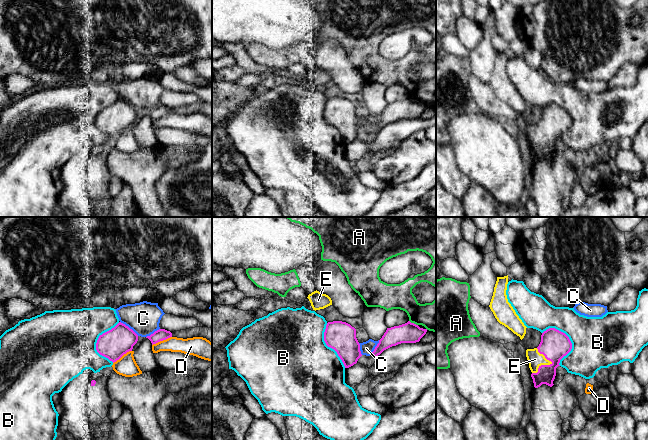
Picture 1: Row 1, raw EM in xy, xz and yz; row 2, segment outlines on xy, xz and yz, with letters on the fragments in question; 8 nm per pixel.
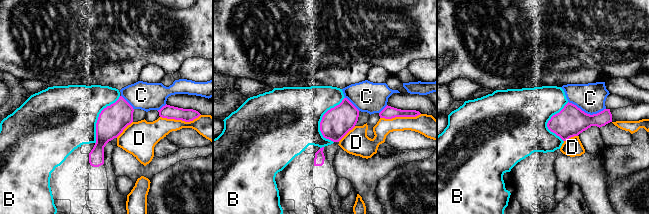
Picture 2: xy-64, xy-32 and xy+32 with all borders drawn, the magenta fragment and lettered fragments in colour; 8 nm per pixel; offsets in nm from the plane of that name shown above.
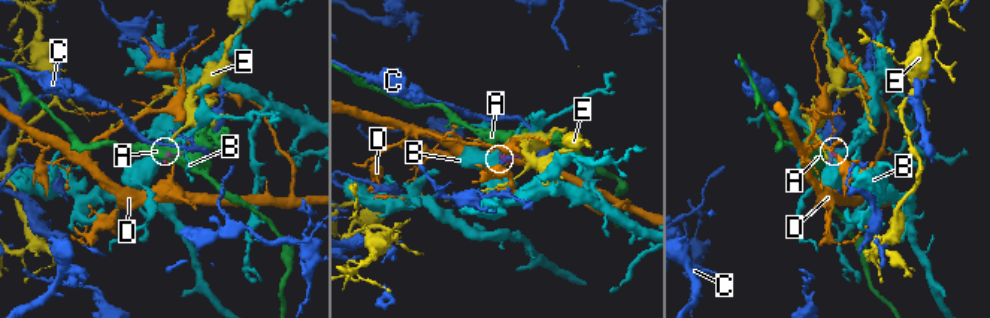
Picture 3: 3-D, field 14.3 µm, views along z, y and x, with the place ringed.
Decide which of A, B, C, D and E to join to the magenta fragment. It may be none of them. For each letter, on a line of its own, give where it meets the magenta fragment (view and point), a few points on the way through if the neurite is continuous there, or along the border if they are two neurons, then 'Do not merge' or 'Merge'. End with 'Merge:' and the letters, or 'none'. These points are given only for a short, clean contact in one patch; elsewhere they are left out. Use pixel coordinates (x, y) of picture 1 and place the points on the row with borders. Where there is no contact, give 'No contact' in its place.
A: Touches magenta at xz (413, 323). Boundary: xz (409, 320), (417, 325). Do not merge
B: Touches magenta at yz (570, 342). Do not merge
C: Touches magenta at xy (128, 327). Boundary: xy (120, 321), (138, 335). Do not merge
D: Touches magenta at xy (161, 340). Do not merge
E: Touches magenta at yz (548, 365). Merge
Merge: E

